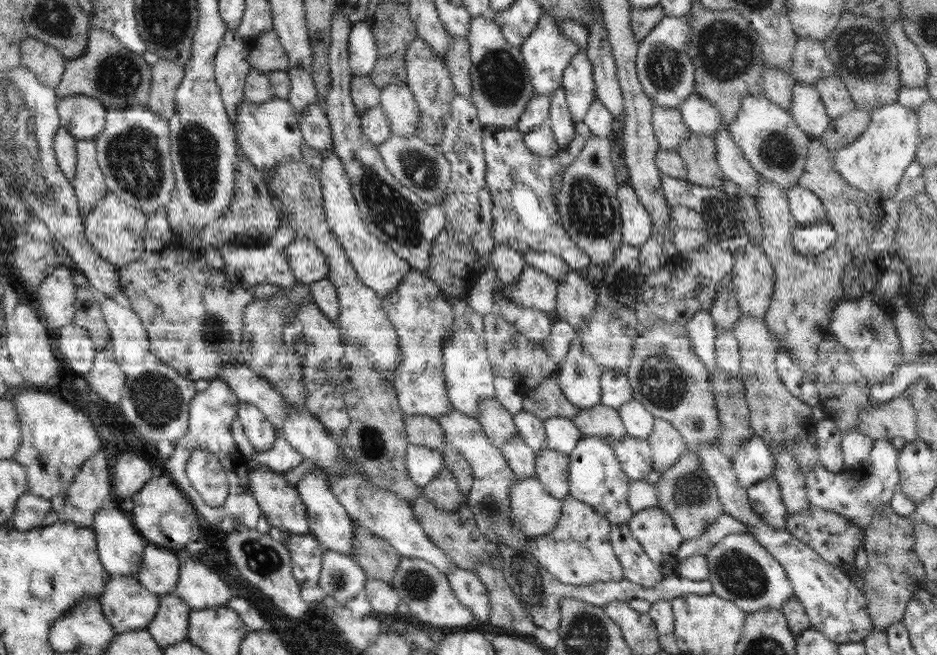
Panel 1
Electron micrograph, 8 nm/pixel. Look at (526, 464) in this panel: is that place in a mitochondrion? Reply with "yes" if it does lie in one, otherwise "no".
no

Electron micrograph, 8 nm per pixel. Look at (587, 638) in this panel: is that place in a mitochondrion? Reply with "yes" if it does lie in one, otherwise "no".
yes

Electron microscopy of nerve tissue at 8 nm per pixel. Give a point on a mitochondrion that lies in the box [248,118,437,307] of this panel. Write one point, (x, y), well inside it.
(394, 215)

